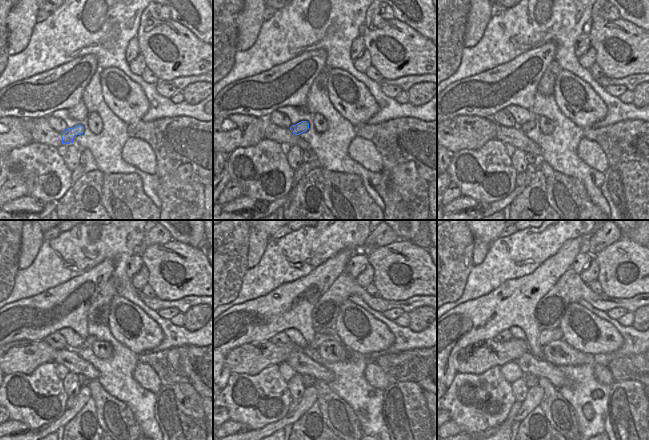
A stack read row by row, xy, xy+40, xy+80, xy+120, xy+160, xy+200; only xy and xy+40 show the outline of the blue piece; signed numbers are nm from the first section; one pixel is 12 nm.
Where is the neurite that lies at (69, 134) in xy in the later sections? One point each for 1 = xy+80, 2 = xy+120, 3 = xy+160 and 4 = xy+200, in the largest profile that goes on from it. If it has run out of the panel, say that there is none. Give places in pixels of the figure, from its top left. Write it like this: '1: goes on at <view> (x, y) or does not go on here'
1: goes on at xy+80 (529, 125)
2: goes on at xy+120 (90, 340)
3: goes on at xy+160 (318, 339)
4: goes on at xy+200 (547, 335)

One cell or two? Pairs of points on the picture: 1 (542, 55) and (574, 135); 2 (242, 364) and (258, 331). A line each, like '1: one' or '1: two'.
1: two
2: two

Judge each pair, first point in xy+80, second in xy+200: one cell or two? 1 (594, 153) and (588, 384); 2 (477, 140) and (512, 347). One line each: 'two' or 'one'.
1: two
2: one

